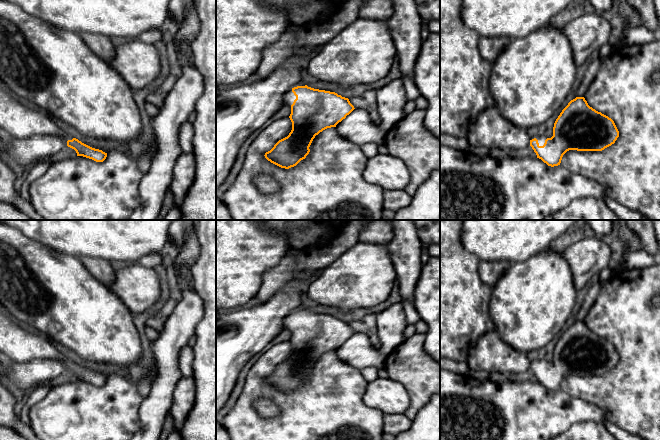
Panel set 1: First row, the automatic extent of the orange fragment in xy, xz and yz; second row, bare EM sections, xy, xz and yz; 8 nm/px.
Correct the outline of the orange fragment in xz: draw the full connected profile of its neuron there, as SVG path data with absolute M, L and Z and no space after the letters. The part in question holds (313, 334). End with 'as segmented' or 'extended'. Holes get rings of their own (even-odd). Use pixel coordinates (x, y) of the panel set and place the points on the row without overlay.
M307 309L286 315L281 327L291 332L289 342L292 354L264 380L285 393L296 390L306 382L316 359L327 352L336 351L355 333L348 322Z; extended

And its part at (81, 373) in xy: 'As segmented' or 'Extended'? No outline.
Extended

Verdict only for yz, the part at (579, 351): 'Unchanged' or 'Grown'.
Grown

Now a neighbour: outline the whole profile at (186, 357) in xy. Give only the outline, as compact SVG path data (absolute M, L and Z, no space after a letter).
M188 344L181 350L179 355L179 368L183 377L193 376L194 349Z

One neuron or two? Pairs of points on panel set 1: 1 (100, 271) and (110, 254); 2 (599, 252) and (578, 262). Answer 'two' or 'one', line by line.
1: two
2: one

